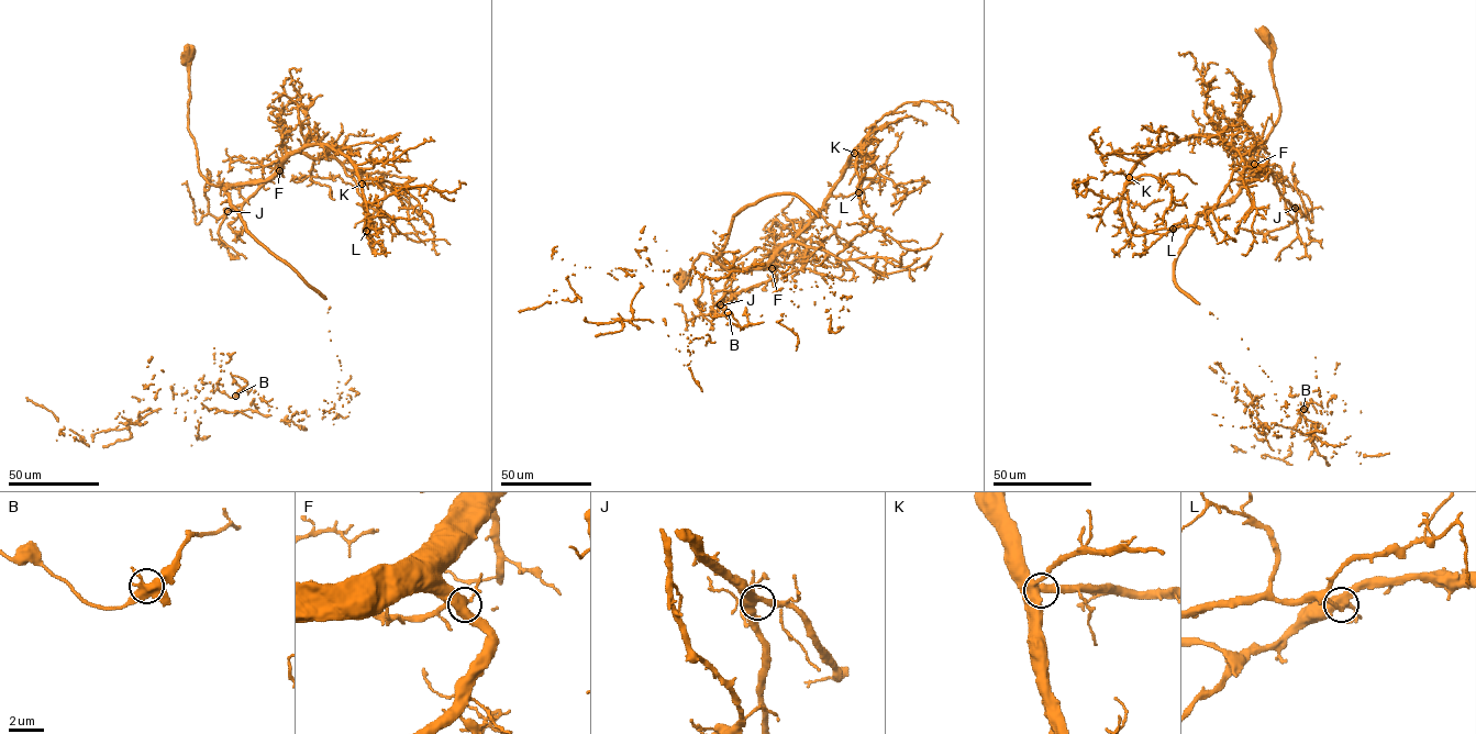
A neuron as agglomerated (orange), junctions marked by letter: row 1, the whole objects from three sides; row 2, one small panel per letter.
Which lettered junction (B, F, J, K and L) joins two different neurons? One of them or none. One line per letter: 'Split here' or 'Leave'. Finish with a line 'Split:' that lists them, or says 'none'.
B: Leave
F: Leave
J: Leave
K: Leave
L: Split here
Split: L

